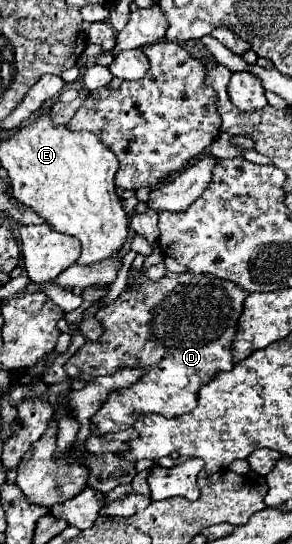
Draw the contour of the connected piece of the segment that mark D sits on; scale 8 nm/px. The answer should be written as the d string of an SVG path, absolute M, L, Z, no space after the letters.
M133 272L129 276L127 288L109 304L103 304L95 318L103 324L103 334L99 340L85 340L85 344L67 360L65 370L71 378L93 382L99 376L115 374L121 368L137 368L143 376L129 388L113 390L103 402L99 412L93 414L93 422L99 428L99 434L119 432L127 426L133 426L137 414L161 414L165 418L175 418L191 412L197 406L199 388L209 382L217 372L231 370L231 344L237 332L237 322L243 312L243 302L249 292L241 290L237 284L205 274L173 274L165 272L163 278L151 280L145 272Z

